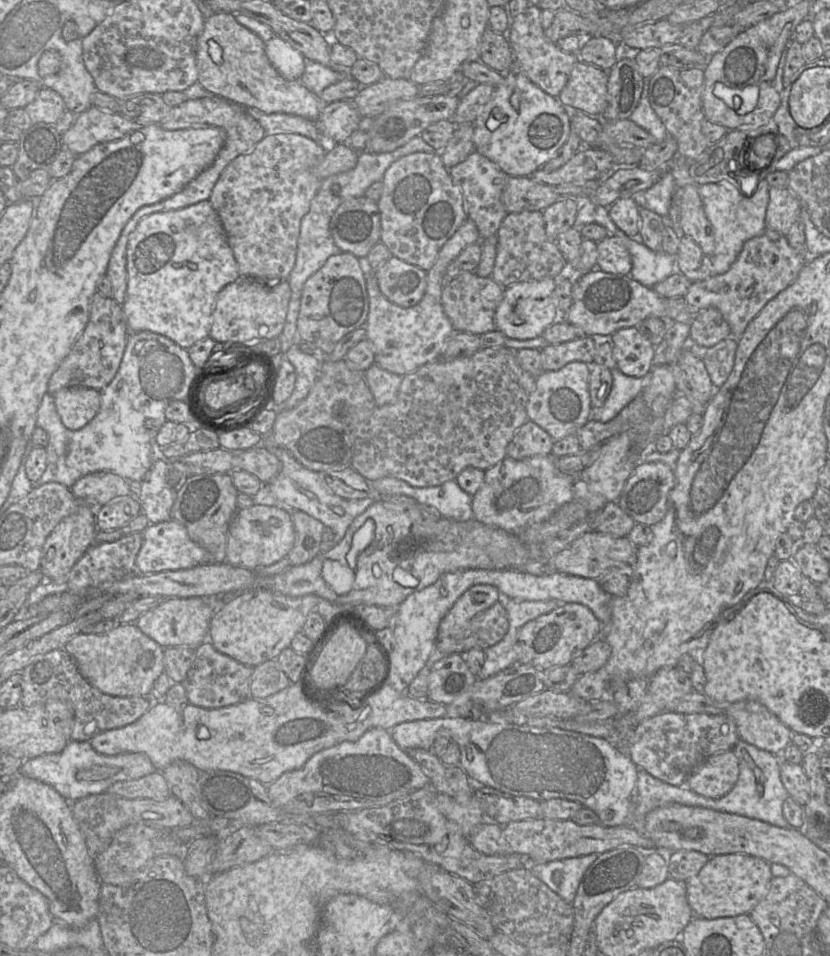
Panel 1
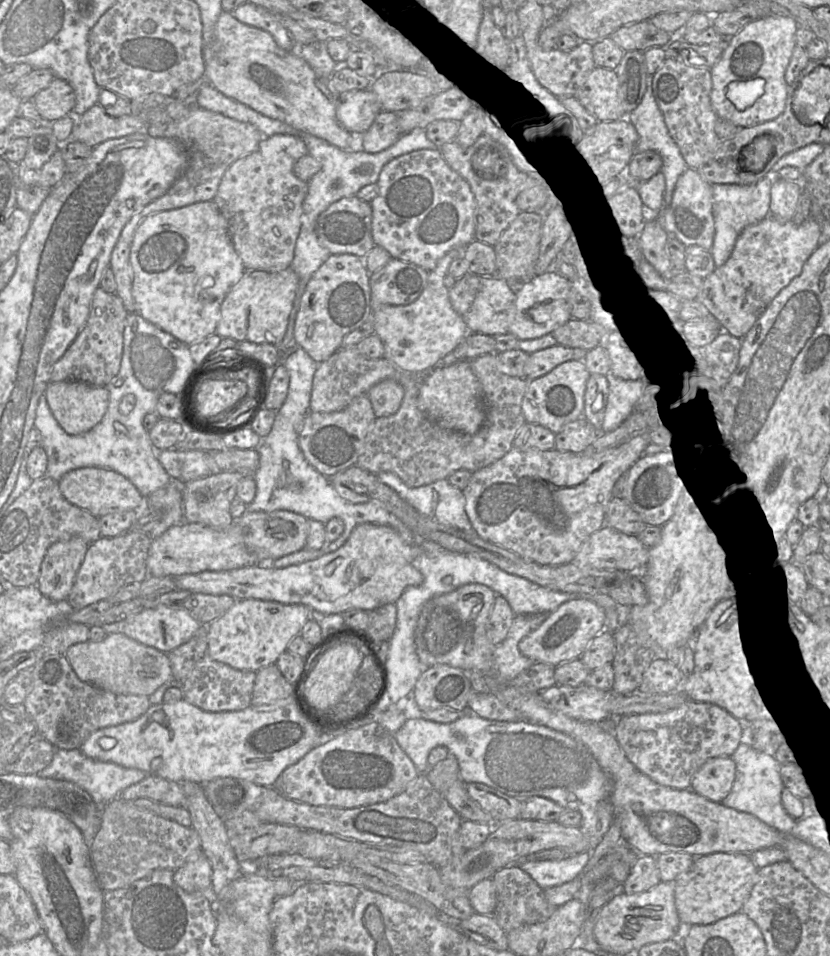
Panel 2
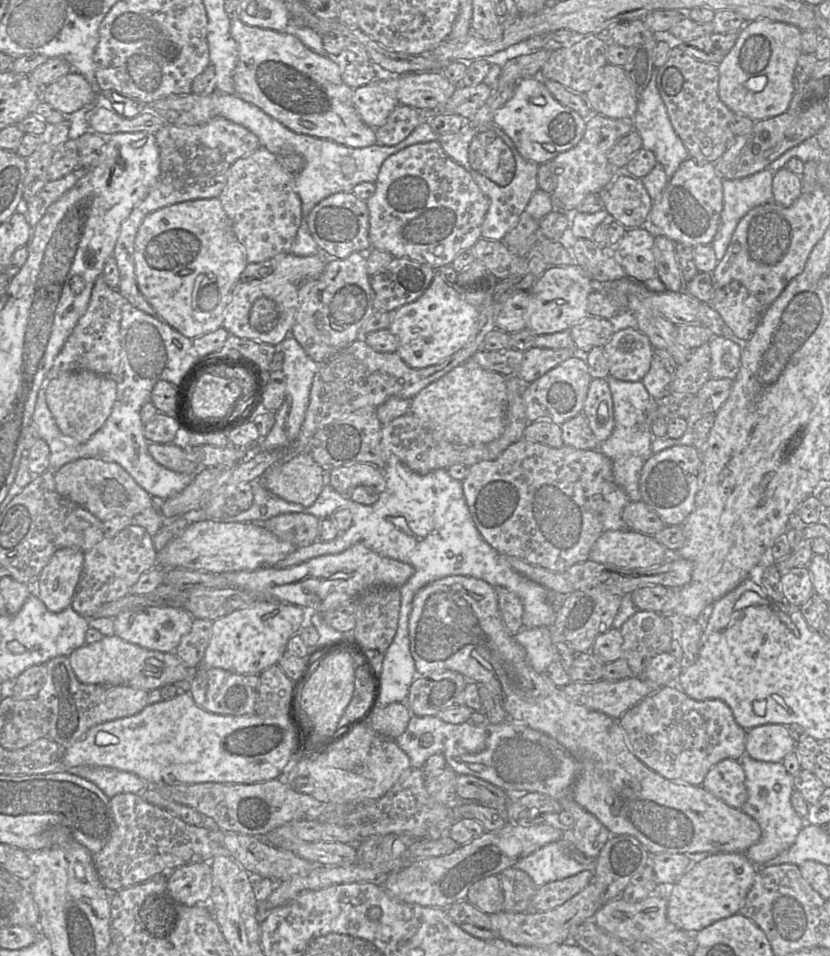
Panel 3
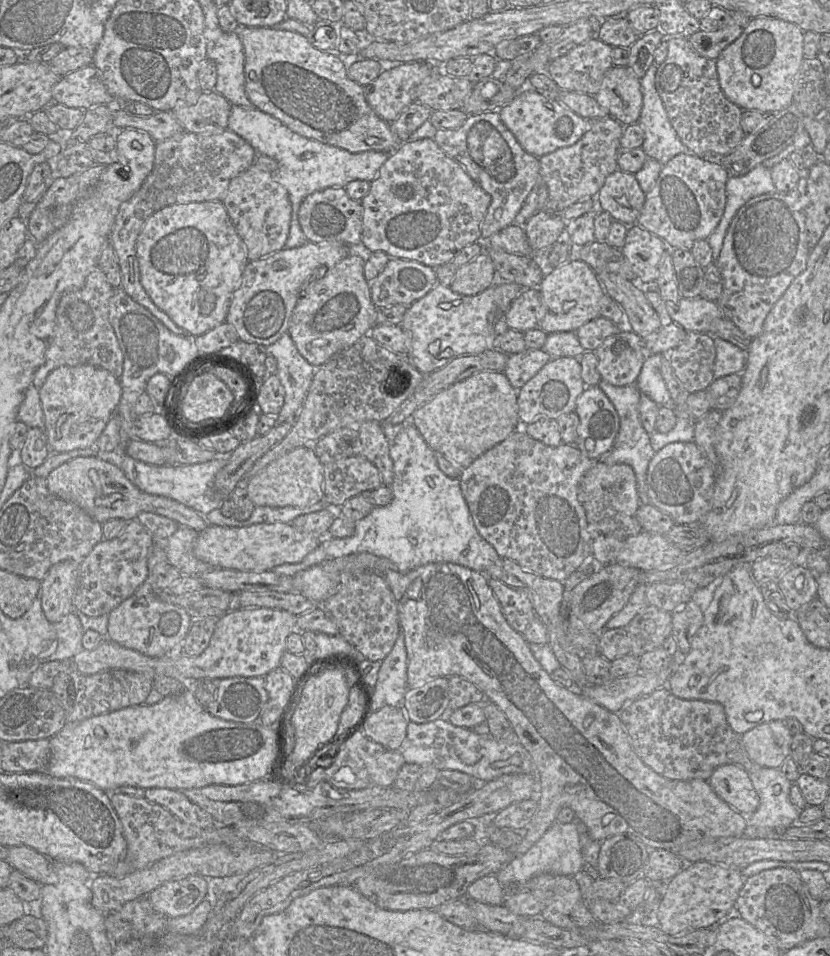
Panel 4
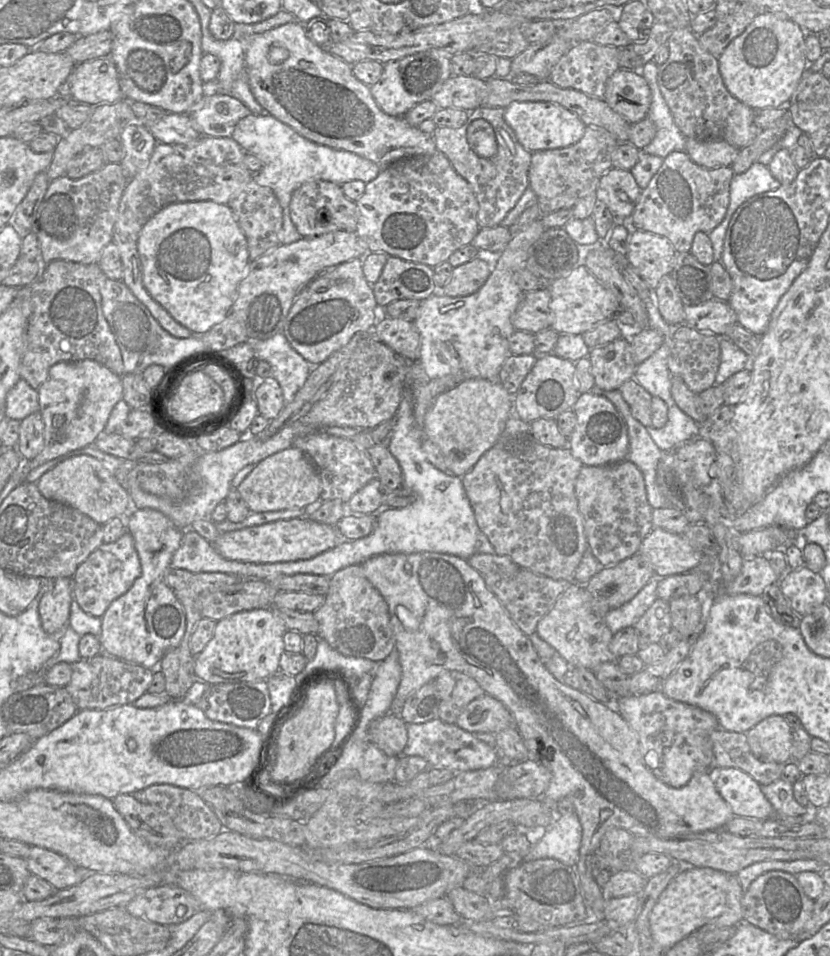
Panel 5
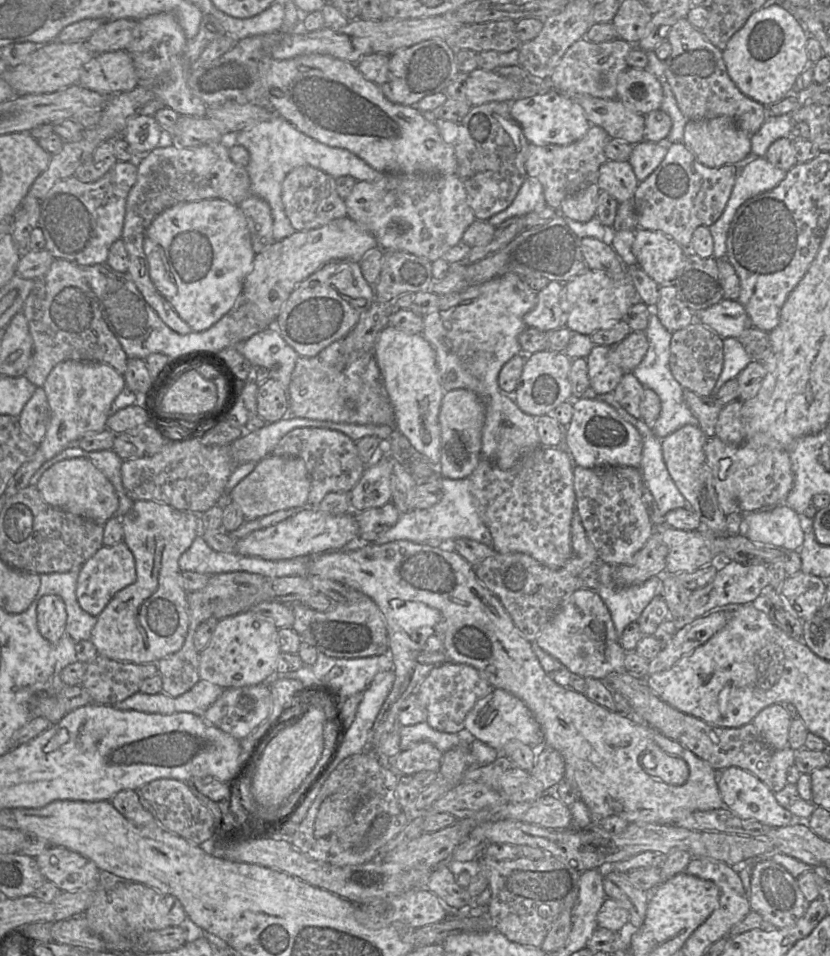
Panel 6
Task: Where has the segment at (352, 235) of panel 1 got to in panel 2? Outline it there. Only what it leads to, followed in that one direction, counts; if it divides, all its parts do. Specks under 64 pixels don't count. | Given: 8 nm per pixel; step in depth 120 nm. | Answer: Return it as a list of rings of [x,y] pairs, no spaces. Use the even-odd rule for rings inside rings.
[[[356,196],[341,198],[323,211],[316,221],[318,240],[330,254],[353,254],[364,258],[375,246],[372,233],[372,208],[370,203]]]

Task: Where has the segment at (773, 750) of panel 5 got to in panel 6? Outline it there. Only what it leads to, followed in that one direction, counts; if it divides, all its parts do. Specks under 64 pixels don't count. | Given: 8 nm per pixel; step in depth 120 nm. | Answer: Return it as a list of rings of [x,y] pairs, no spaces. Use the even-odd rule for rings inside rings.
[[[780,703],[765,707],[752,720],[764,741],[774,749],[784,749],[789,746],[790,722],[789,712]]]

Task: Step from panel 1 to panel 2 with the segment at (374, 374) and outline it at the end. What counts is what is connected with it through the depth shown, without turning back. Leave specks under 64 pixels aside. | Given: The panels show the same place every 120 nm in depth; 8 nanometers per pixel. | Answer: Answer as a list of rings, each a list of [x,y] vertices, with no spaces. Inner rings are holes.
[[[385,379],[368,391],[368,398],[376,418],[390,416],[398,411],[404,397],[404,387],[393,379]]]

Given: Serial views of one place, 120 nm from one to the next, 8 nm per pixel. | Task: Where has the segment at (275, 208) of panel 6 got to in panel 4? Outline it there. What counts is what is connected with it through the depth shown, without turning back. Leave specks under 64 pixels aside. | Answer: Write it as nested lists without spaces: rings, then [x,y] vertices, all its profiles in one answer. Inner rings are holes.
[[[232,105],[228,129],[246,140],[259,155],[277,161],[278,169],[271,173],[272,178],[284,186],[289,194],[292,217],[289,236],[284,248],[300,247],[307,242],[298,220],[299,207],[310,194],[331,187],[345,188],[355,180],[371,182],[390,154],[381,151],[351,153],[317,140],[303,137],[285,126],[273,116],[257,108],[244,108]]]

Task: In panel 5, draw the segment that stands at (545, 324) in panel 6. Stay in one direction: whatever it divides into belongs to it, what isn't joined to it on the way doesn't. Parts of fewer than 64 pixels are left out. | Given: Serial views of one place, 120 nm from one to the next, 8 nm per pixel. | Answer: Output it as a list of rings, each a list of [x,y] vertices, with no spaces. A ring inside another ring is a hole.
[[[547,287],[524,293],[511,317],[514,328],[532,334],[549,329],[553,322],[550,301],[551,295]]]

